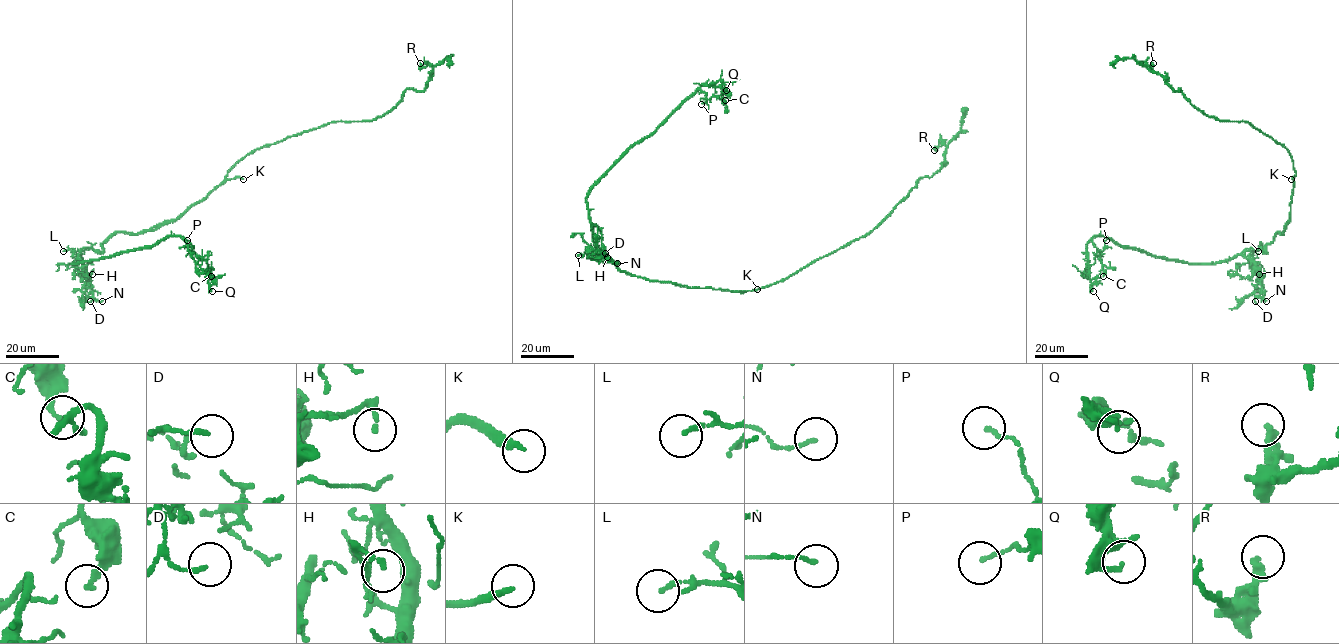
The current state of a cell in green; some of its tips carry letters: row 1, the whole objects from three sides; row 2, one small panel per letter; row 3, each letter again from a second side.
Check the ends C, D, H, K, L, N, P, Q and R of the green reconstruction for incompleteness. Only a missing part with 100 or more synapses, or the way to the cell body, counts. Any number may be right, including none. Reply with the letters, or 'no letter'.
K

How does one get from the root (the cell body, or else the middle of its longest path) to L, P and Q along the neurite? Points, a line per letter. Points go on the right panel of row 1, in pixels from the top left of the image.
L: (1290, 216), (1283, 233), (1277, 233), (1265, 252), (1248, 249), (1245, 255), (1252, 259), (1258, 251)
P: (1290, 216), (1265, 252), (1248, 249), (1215, 263), (1156, 257), (1103, 236), (1093, 244), (1102, 251), (1106, 240)
Q: (1290, 216), (1265, 252), (1248, 249), (1215, 263), (1170, 261), (1095, 236), (1087, 247), (1093, 291)

